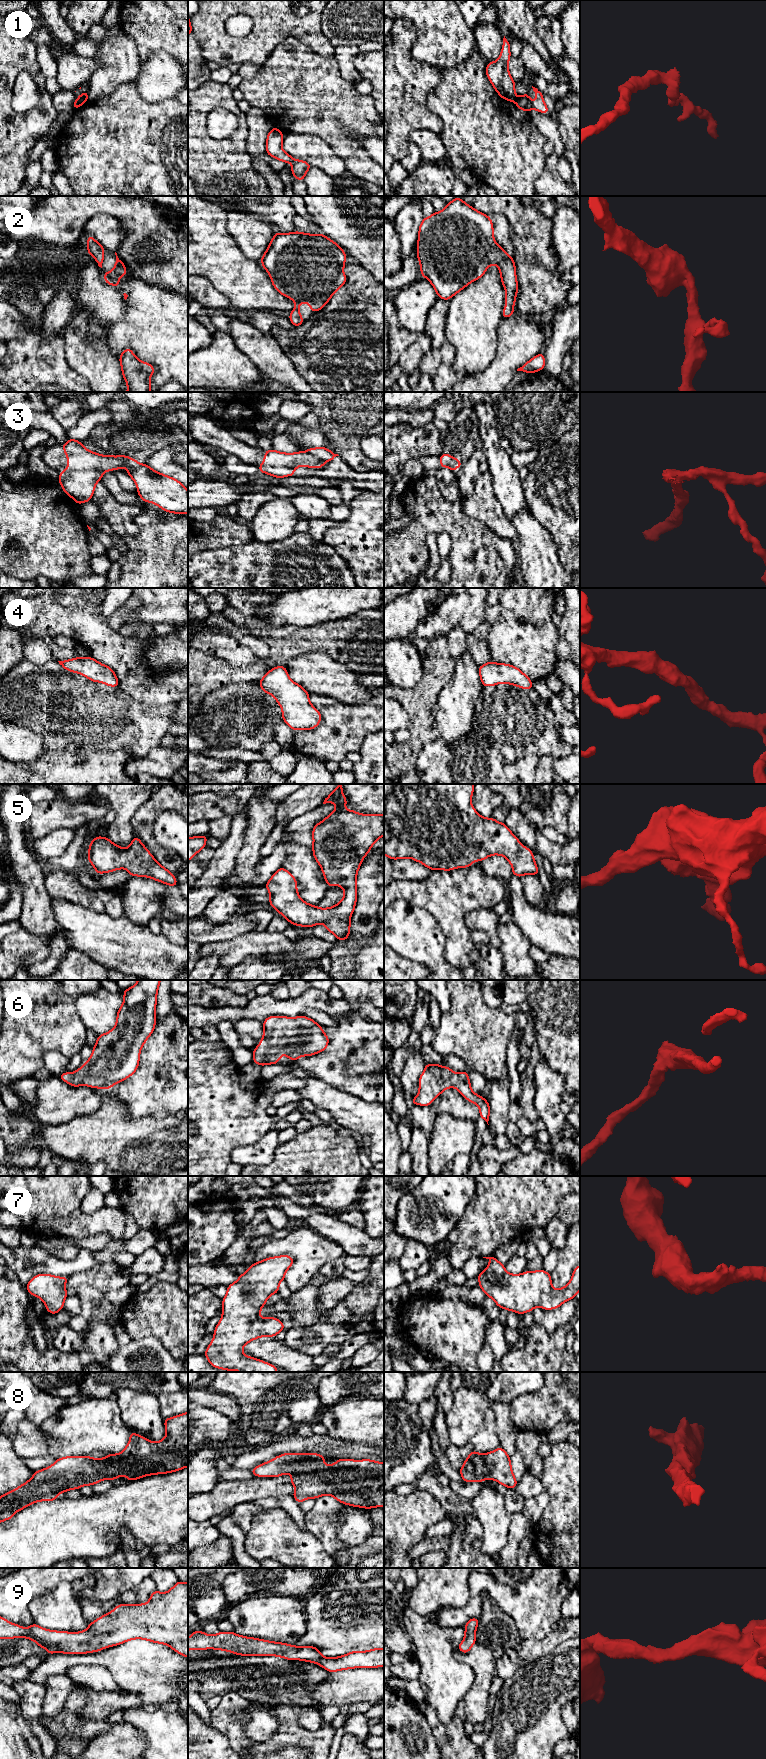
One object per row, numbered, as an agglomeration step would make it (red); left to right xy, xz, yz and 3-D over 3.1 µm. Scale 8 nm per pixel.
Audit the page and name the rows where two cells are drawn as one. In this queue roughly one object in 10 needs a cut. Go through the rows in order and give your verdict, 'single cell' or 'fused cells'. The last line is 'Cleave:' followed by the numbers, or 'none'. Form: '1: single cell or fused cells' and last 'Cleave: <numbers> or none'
1: fused cells
2: single cell
3: fused cells
4: single cell
5: single cell
6: single cell
7: single cell
8: single cell
9: single cell
Cleave: 1, 3

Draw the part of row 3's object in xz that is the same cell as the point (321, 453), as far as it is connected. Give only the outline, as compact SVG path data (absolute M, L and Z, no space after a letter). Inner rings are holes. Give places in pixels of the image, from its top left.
M326 447L309 448L306 452L314 458L323 461L332 461L336 456L339 456Z

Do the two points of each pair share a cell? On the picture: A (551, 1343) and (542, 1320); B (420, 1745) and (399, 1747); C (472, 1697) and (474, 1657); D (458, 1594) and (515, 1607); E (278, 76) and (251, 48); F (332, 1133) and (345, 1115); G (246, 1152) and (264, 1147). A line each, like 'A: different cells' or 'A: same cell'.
A: different cells
B: same cell
C: same cell
D: different cells
E: different cells
F: different cells
G: same cell

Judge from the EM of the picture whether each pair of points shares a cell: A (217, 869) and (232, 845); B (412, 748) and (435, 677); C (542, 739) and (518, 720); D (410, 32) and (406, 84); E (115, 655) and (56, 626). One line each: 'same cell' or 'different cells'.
A: same cell
B: same cell
C: same cell
D: same cell
E: same cell

